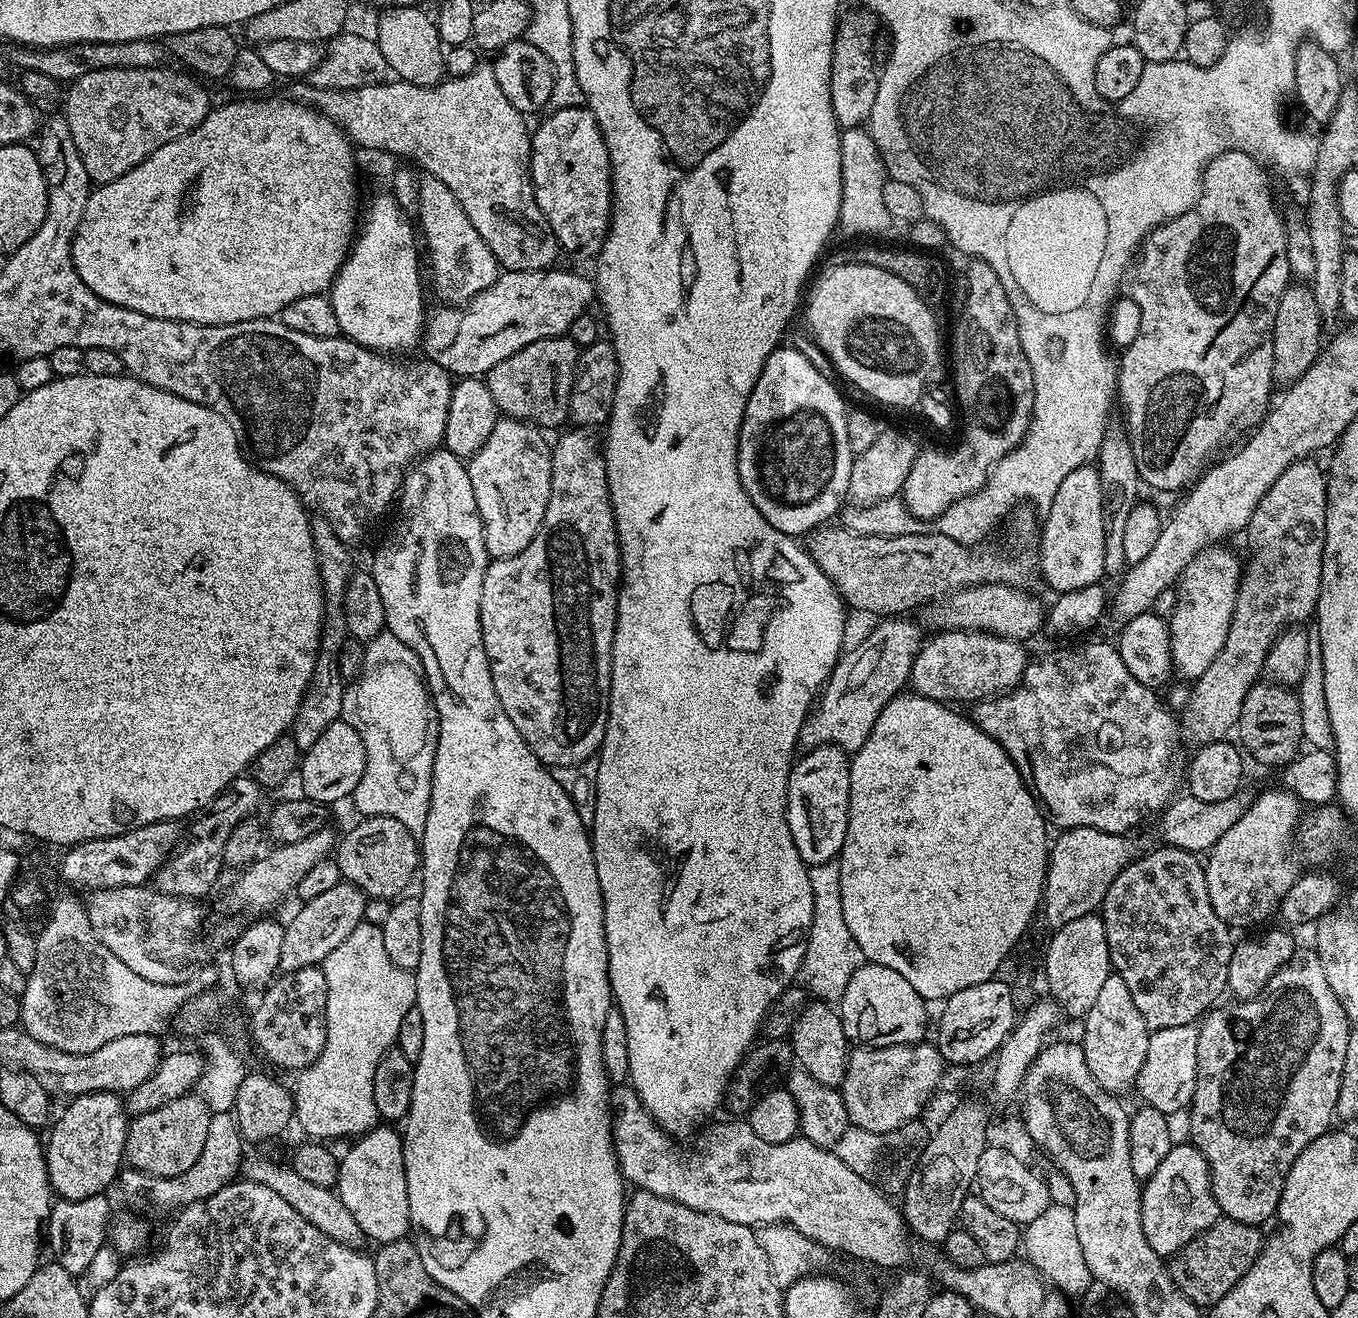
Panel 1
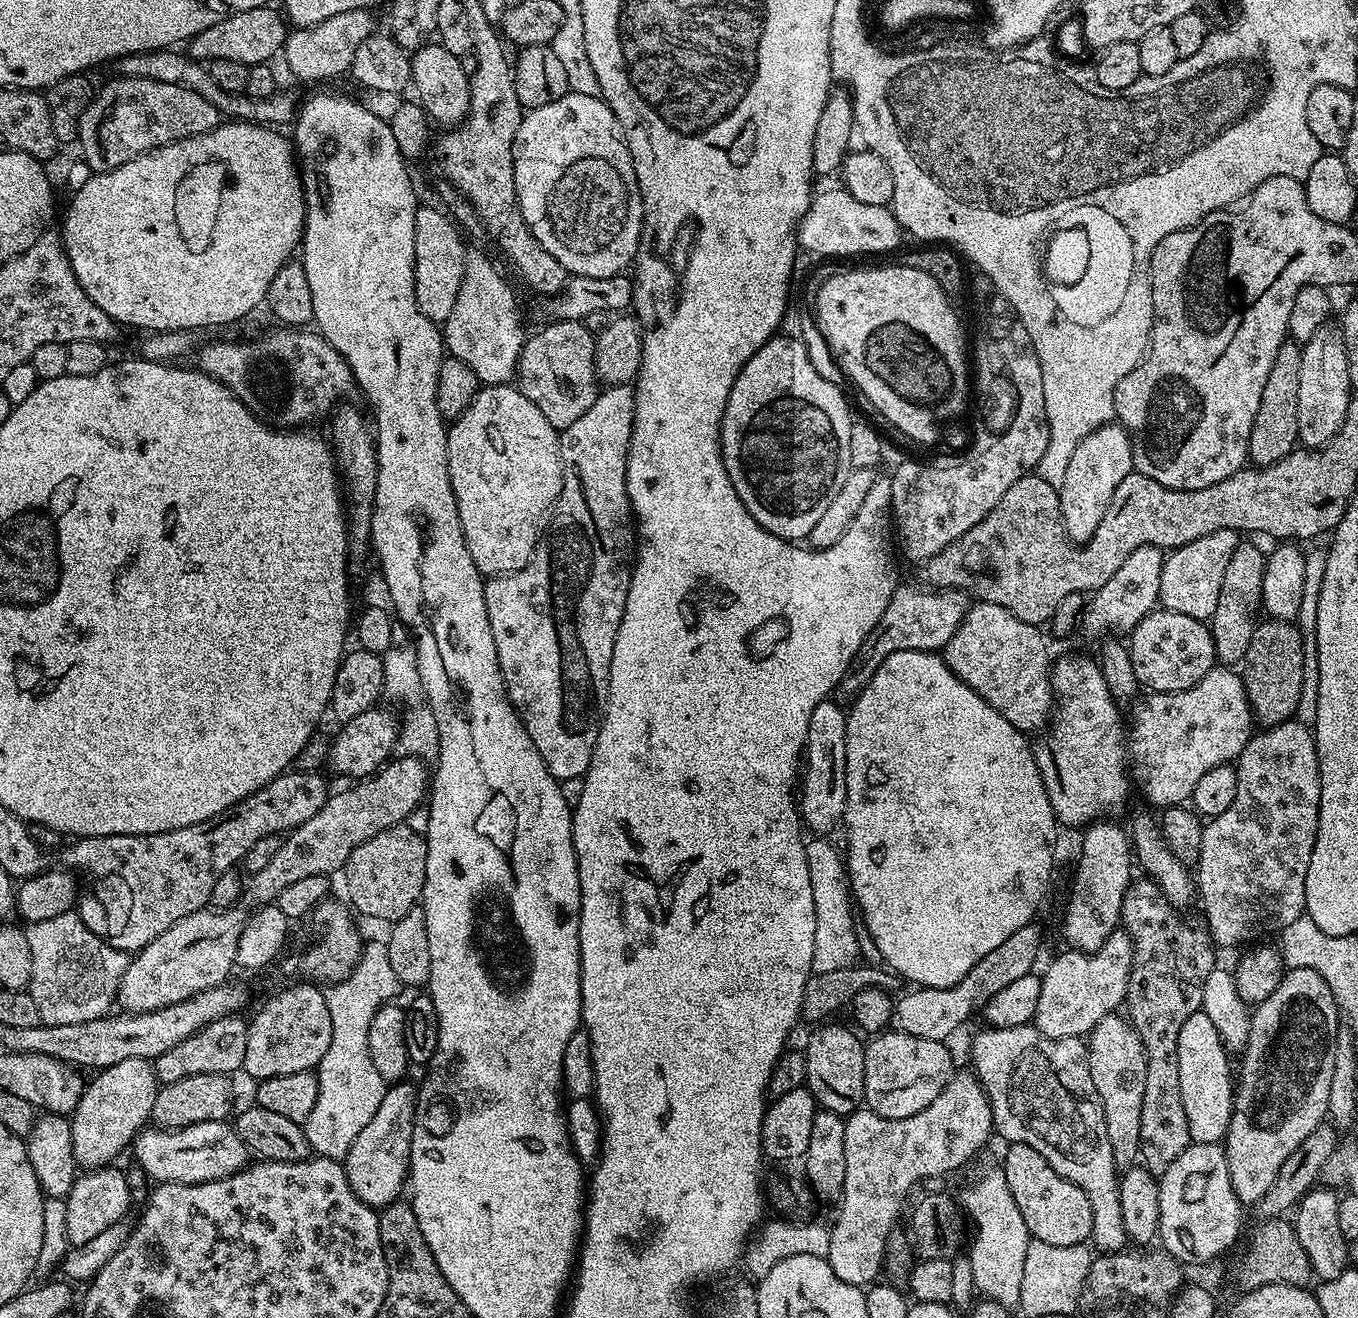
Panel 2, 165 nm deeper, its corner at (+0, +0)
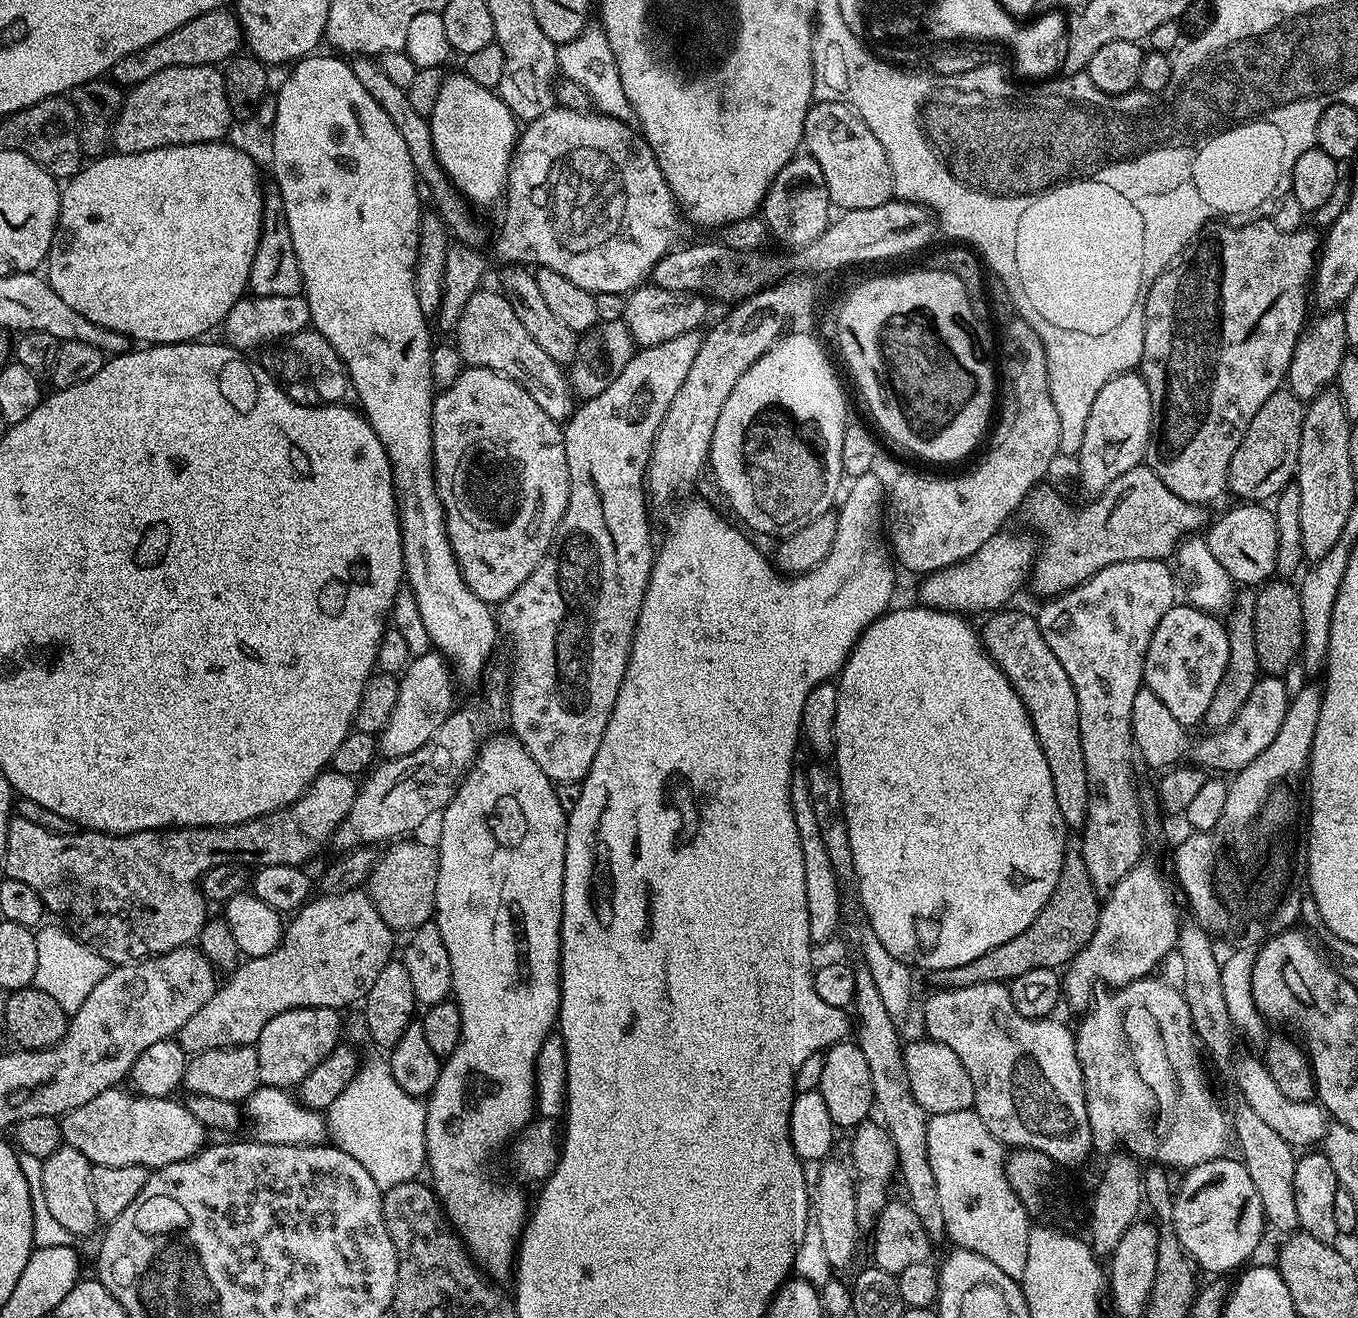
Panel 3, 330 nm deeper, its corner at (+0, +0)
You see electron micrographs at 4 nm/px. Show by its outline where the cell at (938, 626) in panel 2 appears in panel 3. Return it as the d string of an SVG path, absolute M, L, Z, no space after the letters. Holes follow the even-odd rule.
M1001 530L993 532L980 544L980 549L973 551L964 560L951 564L948 568L940 568L936 572L927 573L920 584L919 603L926 608L936 608L939 612L955 612L957 614L969 614L968 612L984 612L991 614L1003 609L1004 604L1020 587L1025 587L1026 577L1031 573L1032 564L1037 558L1037 545L1032 545L1020 532L1008 532Z

